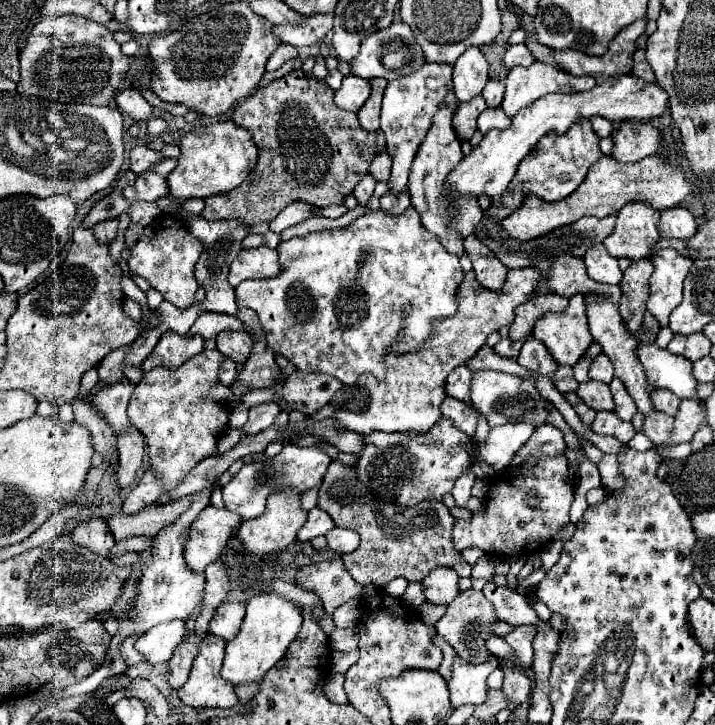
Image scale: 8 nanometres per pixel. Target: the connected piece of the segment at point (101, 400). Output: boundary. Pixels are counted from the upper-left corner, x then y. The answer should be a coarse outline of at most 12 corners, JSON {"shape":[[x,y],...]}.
{"shape":[[123,377],[95,393],[93,407],[115,435],[129,427],[133,383]]}

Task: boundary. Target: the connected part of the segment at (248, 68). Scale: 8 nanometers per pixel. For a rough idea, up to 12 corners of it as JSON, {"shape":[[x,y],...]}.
{"shape":[[223,3],[149,43],[151,89],[205,117],[255,91],[281,41]]}

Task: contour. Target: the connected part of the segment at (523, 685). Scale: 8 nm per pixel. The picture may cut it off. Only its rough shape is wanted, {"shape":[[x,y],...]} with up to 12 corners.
{"shape":[[511,663],[505,673],[505,693],[519,707],[531,695],[531,677]]}

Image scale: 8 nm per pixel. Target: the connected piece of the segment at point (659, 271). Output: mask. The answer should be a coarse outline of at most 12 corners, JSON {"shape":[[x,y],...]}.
{"shape":[[675,249],[651,253],[647,309],[667,325],[681,301],[691,259]]}

